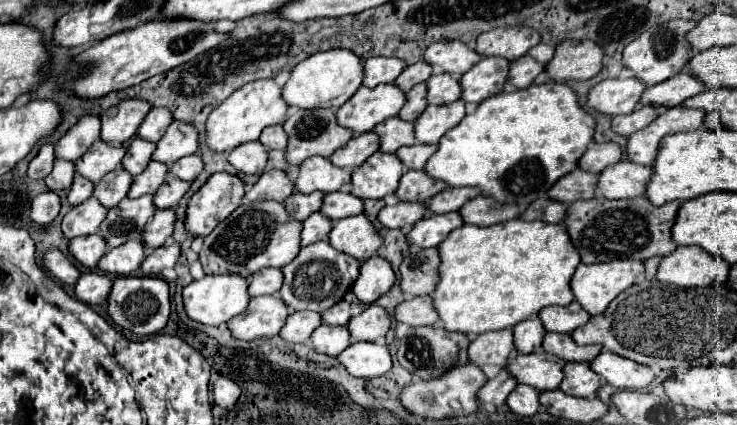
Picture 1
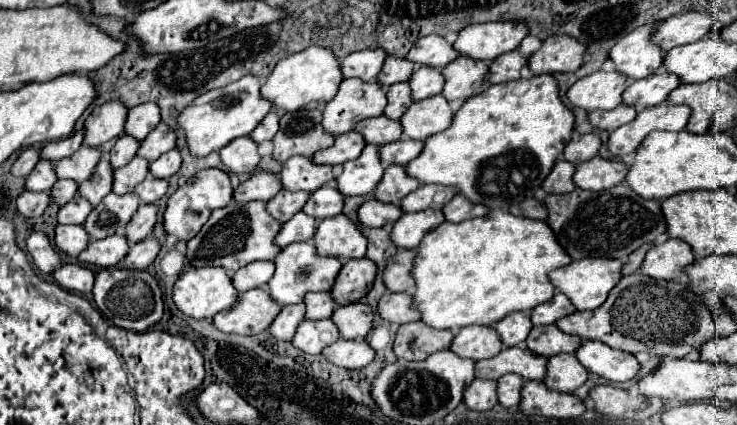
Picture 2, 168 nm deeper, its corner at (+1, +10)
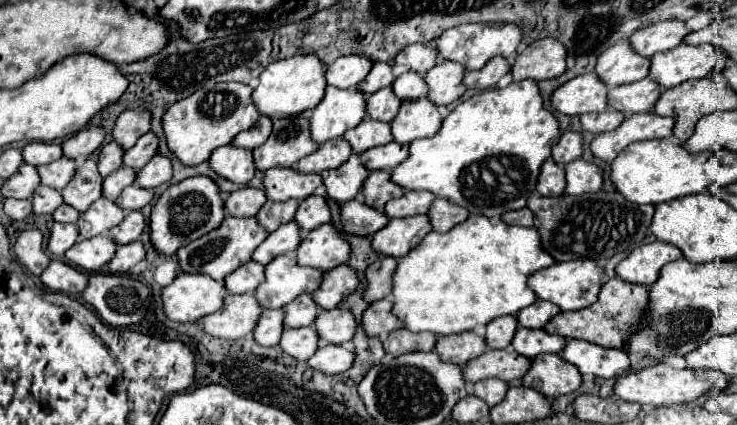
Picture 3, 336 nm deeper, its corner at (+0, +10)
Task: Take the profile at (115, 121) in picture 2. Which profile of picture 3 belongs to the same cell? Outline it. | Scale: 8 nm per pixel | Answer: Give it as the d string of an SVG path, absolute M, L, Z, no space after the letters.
M86 127L80 133L72 135L70 139L64 141L64 155L78 159L78 157L88 157L90 153L94 153L106 137L106 129L104 127Z

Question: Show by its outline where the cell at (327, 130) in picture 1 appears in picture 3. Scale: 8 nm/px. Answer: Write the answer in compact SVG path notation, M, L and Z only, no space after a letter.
M300 113L274 121L268 141L254 149L254 163L262 171L276 165L294 167L318 147L320 145L310 137L310 113Z

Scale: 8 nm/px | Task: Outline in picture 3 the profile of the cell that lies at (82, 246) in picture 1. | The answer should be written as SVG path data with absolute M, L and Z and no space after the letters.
M54 223L50 241L48 241L48 253L56 257L64 257L64 253L78 241L78 227L76 225L62 225Z

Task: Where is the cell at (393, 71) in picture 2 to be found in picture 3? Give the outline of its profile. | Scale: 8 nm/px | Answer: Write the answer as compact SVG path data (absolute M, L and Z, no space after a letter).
M374 63L372 73L368 73L368 77L360 83L360 89L370 95L370 93L376 93L382 87L392 85L394 79L396 77L392 75L392 65L388 65L388 63Z

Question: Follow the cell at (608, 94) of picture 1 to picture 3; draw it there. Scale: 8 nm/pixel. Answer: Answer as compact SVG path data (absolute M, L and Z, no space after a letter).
M596 73L574 77L552 93L552 105L566 115L602 113L608 109L608 87Z

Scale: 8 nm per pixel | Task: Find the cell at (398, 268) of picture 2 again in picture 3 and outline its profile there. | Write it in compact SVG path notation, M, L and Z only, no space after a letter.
M380 257L376 263L372 263L366 271L366 279L368 279L368 289L366 289L366 299L378 301L384 299L392 293L392 275L398 267L398 261L394 257Z

